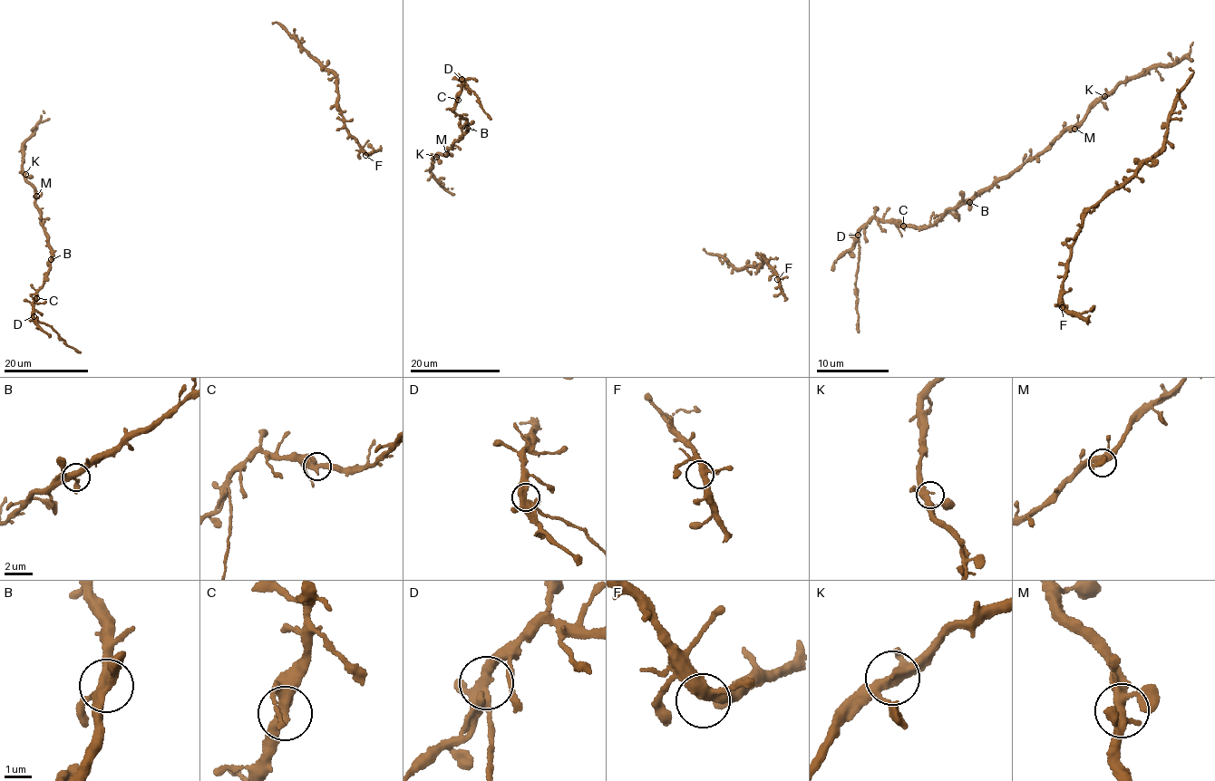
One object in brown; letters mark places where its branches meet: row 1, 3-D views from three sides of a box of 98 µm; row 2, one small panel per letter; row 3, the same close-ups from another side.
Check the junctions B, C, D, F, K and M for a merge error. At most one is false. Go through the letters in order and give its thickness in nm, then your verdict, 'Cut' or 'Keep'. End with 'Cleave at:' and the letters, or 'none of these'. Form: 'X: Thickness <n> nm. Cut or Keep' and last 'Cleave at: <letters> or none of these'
B: Thickness 320 nm. Keep
C: Thickness 360 nm. Keep
D: Thickness 360 nm. Cut
F: Thickness 360 nm. Keep
K: Thickness 360 nm. Keep
M: Thickness 340 nm. Keep
Cleave at: D

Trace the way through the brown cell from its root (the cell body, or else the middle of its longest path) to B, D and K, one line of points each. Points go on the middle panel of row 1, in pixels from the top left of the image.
B: (454, 194), (434, 178), (431, 169), (432, 159), (445, 154), (467, 128)
D: (454, 194), (434, 178), (431, 166), (432, 159), (445, 154), (467, 128), (465, 119), (454, 111), (461, 79)
K: (454, 194), (442, 187), (432, 173), (432, 159), (436, 157)

